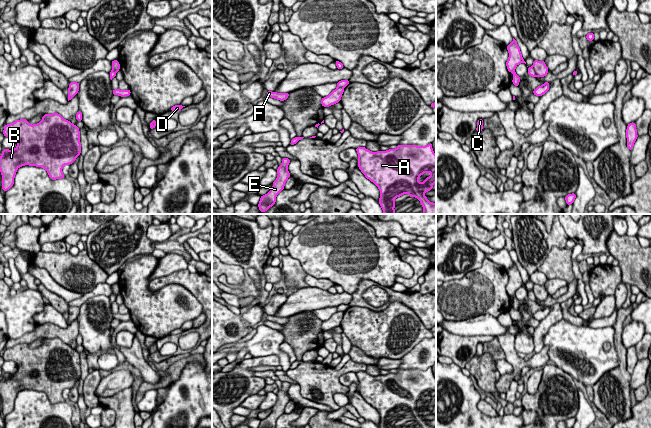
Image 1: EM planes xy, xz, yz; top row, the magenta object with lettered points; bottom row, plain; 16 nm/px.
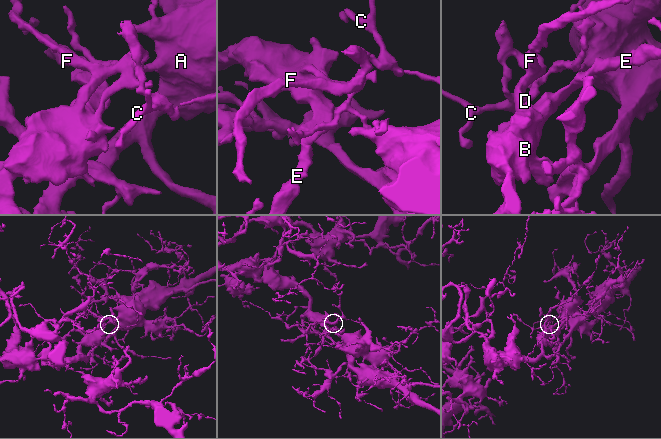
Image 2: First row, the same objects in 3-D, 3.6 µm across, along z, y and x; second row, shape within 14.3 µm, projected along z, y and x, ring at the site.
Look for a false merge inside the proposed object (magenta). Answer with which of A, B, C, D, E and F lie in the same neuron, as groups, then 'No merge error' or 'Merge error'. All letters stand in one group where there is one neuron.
Groups: A C D / B E F. Merge error

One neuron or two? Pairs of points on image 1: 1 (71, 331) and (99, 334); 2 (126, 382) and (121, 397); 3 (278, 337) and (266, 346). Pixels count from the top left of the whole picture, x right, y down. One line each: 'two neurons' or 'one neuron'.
1: two neurons
2: two neurons
3: one neuron

